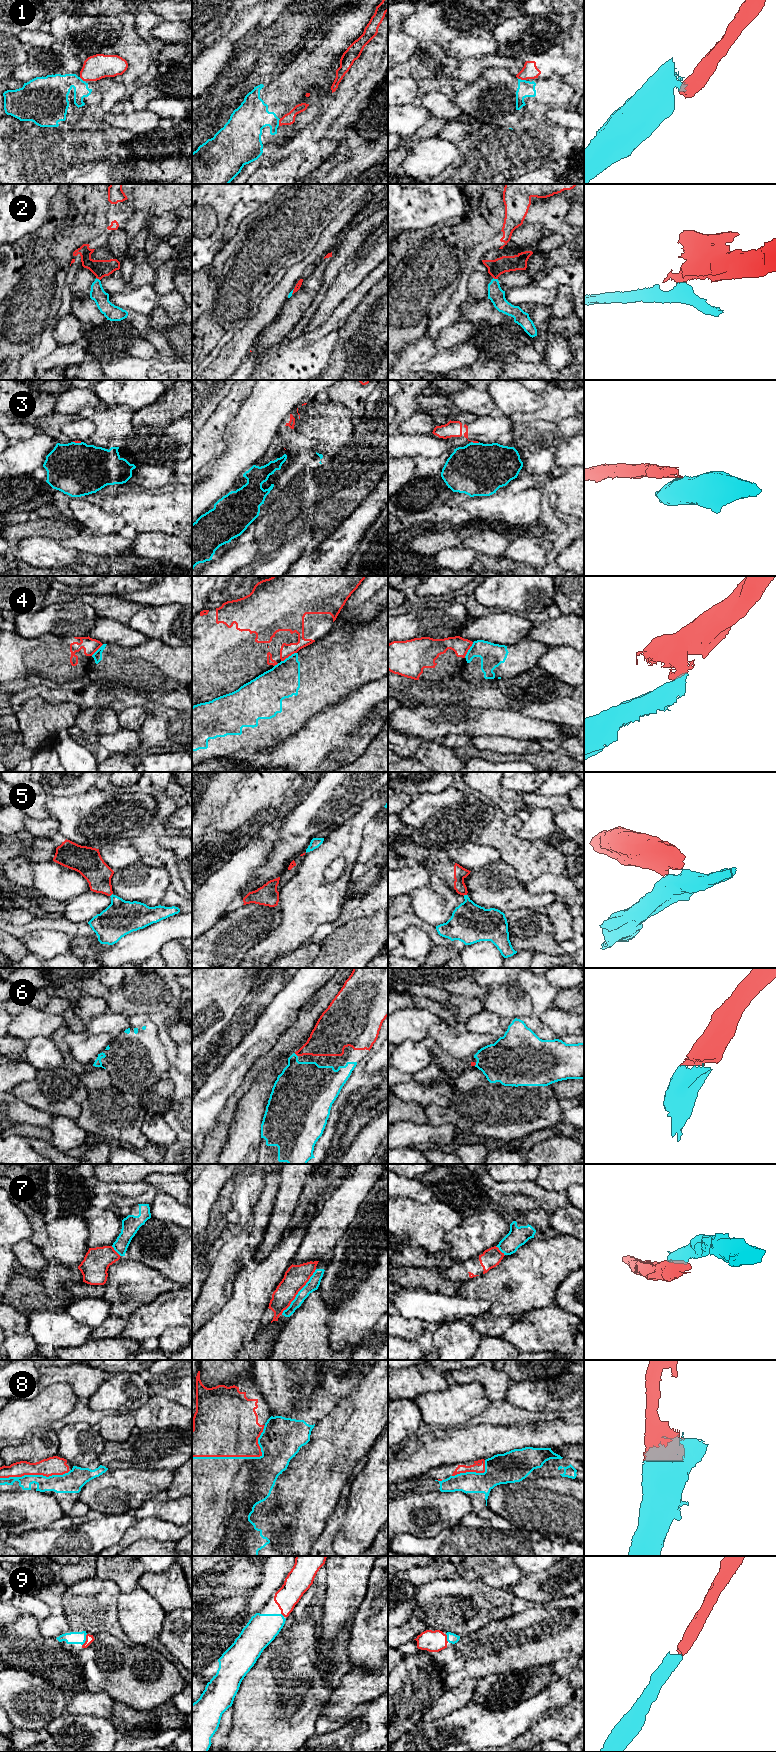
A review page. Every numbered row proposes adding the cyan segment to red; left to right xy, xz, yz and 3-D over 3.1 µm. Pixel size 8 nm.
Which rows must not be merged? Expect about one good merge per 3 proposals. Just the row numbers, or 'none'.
1, 2, 3, 4, 5, 7

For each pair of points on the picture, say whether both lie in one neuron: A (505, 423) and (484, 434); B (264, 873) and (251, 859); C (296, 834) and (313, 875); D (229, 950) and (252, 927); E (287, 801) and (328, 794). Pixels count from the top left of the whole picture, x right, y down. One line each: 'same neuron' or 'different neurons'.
A: same neuron
B: different neurons
C: different neurons
D: same neuron
E: different neurons

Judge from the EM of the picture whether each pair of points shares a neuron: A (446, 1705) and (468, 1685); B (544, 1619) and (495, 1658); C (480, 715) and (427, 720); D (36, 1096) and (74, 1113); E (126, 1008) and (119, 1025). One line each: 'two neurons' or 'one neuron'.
A: one neuron
B: one neuron
C: one neuron
D: one neuron
E: two neurons

